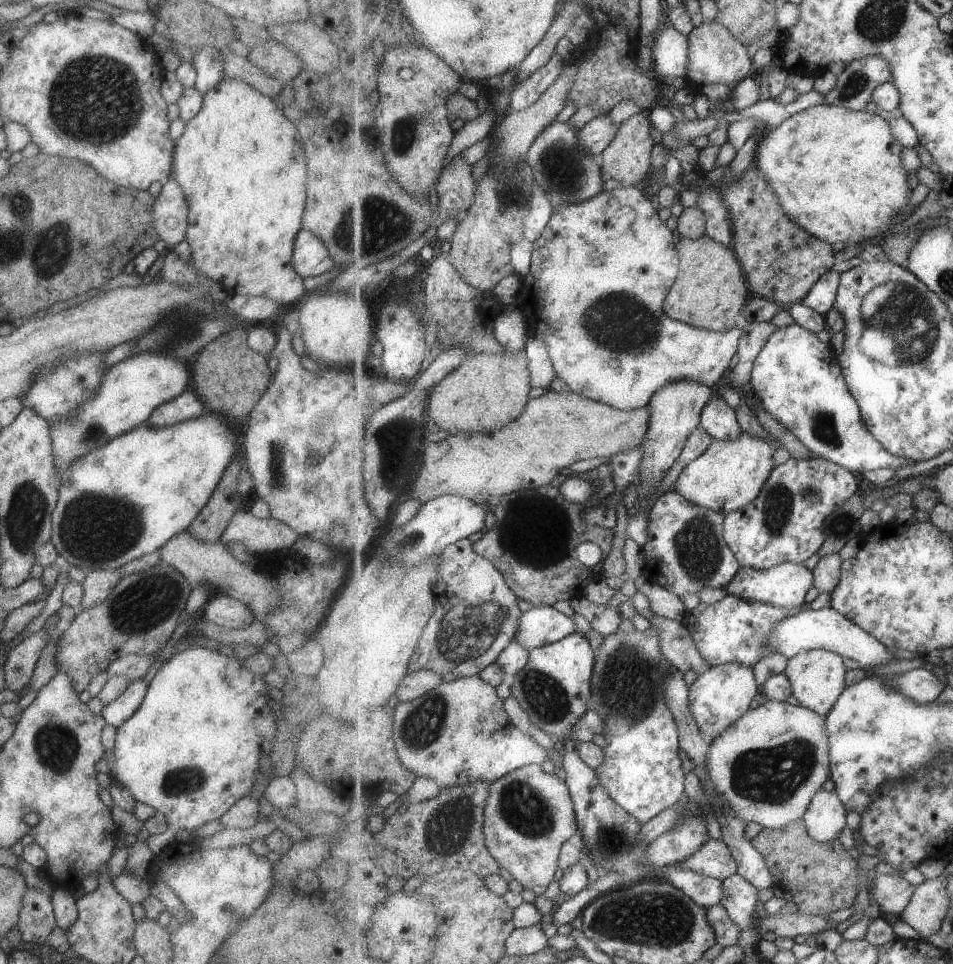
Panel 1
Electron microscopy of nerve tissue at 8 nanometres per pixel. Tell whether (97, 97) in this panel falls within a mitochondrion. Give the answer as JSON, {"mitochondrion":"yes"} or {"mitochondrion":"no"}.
{"mitochondrion":"yes"}

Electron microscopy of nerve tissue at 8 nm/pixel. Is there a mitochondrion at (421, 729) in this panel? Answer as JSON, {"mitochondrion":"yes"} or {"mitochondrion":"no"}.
{"mitochondrion":"yes"}

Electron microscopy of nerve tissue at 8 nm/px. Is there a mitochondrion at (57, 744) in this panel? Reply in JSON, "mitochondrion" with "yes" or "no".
{"mitochondrion":"yes"}

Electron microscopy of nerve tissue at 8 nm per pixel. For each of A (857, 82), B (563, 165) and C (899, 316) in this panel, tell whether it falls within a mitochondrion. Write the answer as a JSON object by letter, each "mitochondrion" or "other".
{"A":"mitochondrion","B":"mitochondrion","C":"mitochondrion"}

